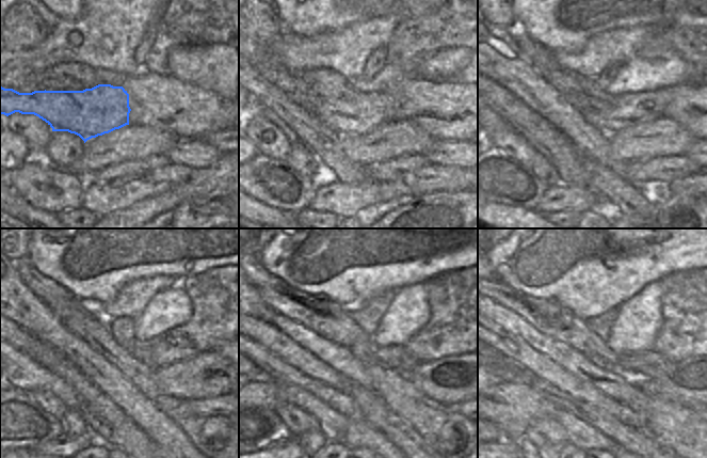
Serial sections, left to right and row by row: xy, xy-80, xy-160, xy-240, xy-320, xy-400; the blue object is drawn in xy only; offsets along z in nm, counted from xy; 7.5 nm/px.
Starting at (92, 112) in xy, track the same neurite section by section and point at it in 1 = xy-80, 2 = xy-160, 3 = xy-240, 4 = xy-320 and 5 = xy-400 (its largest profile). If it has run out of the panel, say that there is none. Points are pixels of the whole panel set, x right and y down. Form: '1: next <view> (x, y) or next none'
1: next xy-80 (363, 112)
2: next xy-160 (694, 46)
3: next xy-240 (217, 295)
4: next xy-320 (455, 327)
5: next xy-400 (694, 302)

